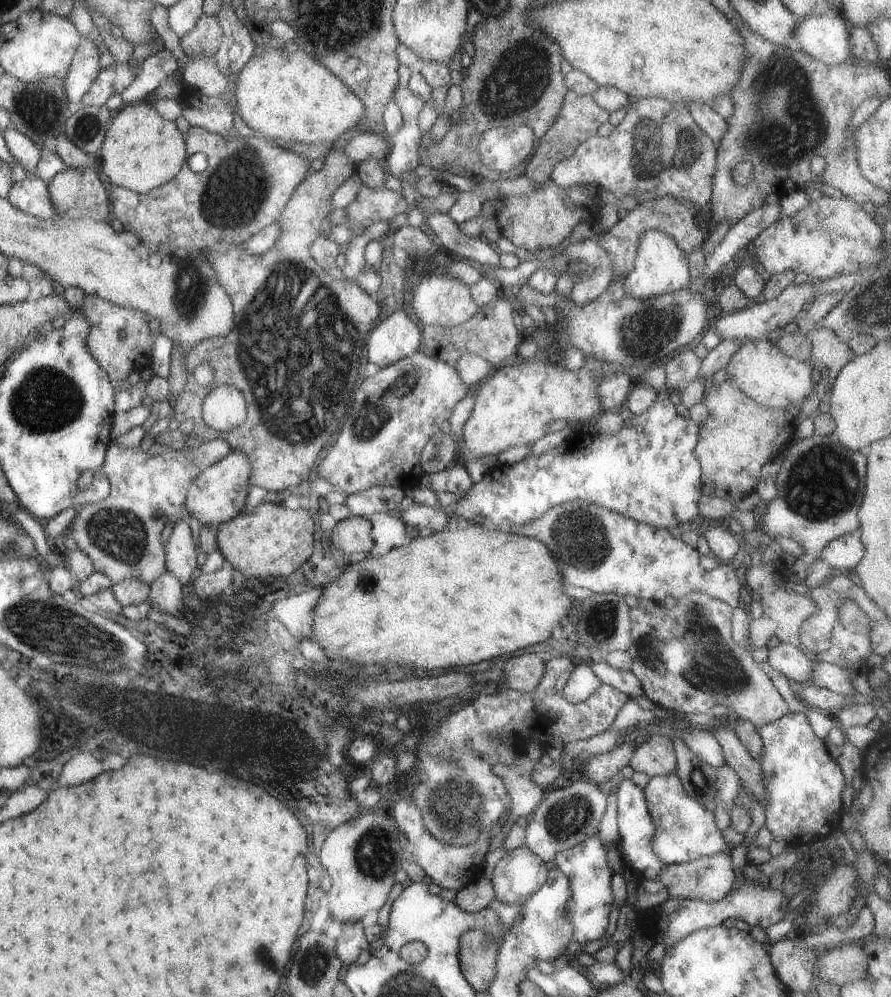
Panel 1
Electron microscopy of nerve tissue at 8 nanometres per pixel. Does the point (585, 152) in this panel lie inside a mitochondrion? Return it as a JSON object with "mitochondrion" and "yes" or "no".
{"mitochondrion":"no"}

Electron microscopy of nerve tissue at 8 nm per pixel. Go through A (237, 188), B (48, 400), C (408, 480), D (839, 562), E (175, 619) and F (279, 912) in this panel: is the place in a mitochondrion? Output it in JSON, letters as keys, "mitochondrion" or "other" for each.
{"A":"mitochondrion","B":"mitochondrion","C":"other","D":"other","E":"other","F":"other"}

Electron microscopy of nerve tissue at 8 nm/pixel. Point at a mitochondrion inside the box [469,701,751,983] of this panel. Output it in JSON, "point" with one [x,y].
{"point":[567,820]}

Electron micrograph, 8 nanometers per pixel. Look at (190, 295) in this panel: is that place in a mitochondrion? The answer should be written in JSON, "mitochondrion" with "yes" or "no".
{"mitochondrion":"yes"}

